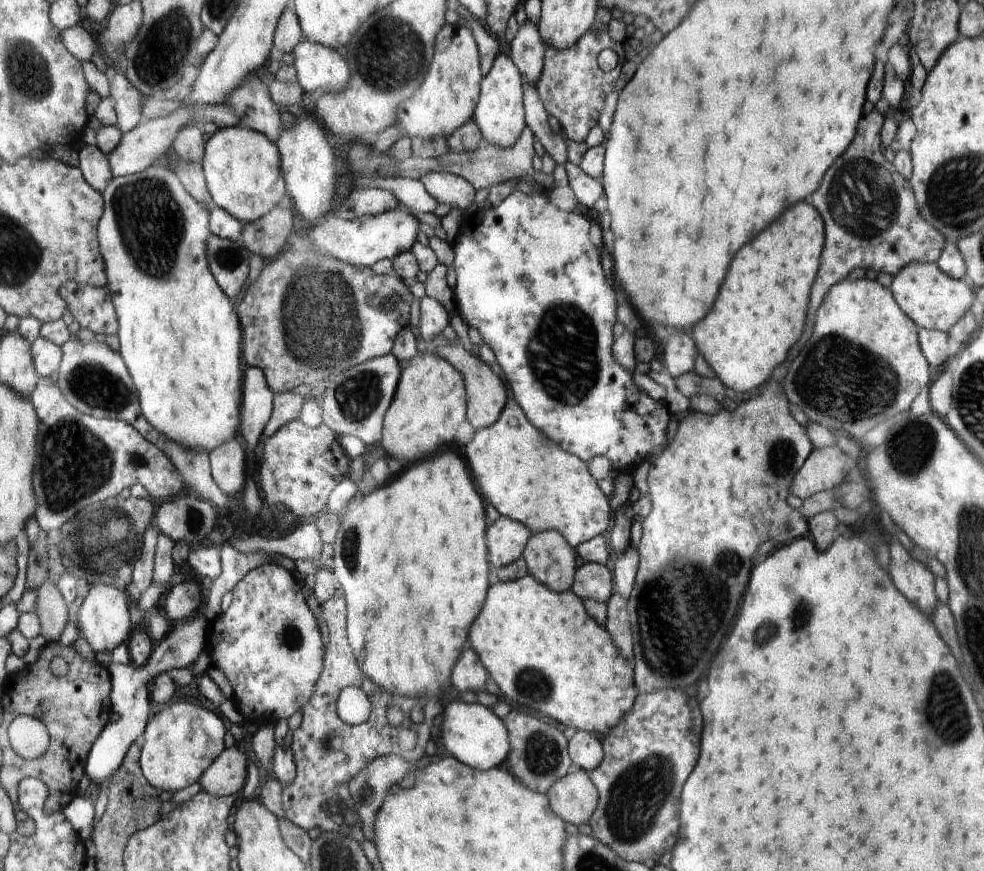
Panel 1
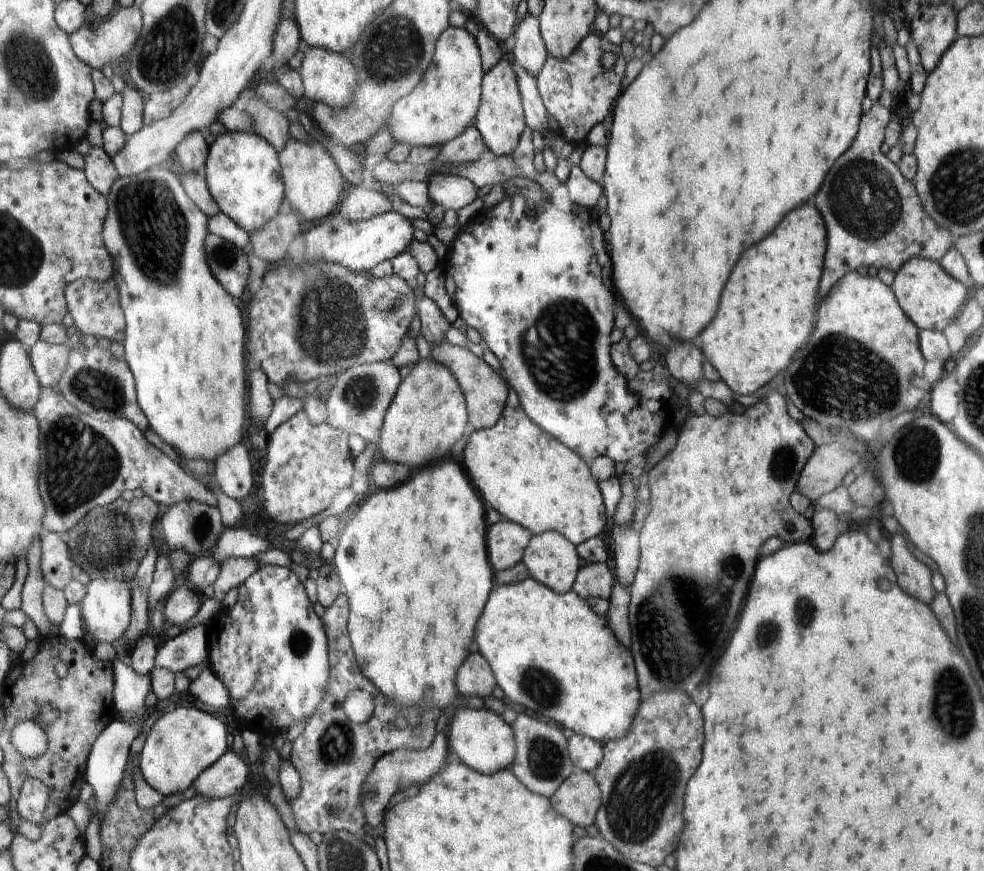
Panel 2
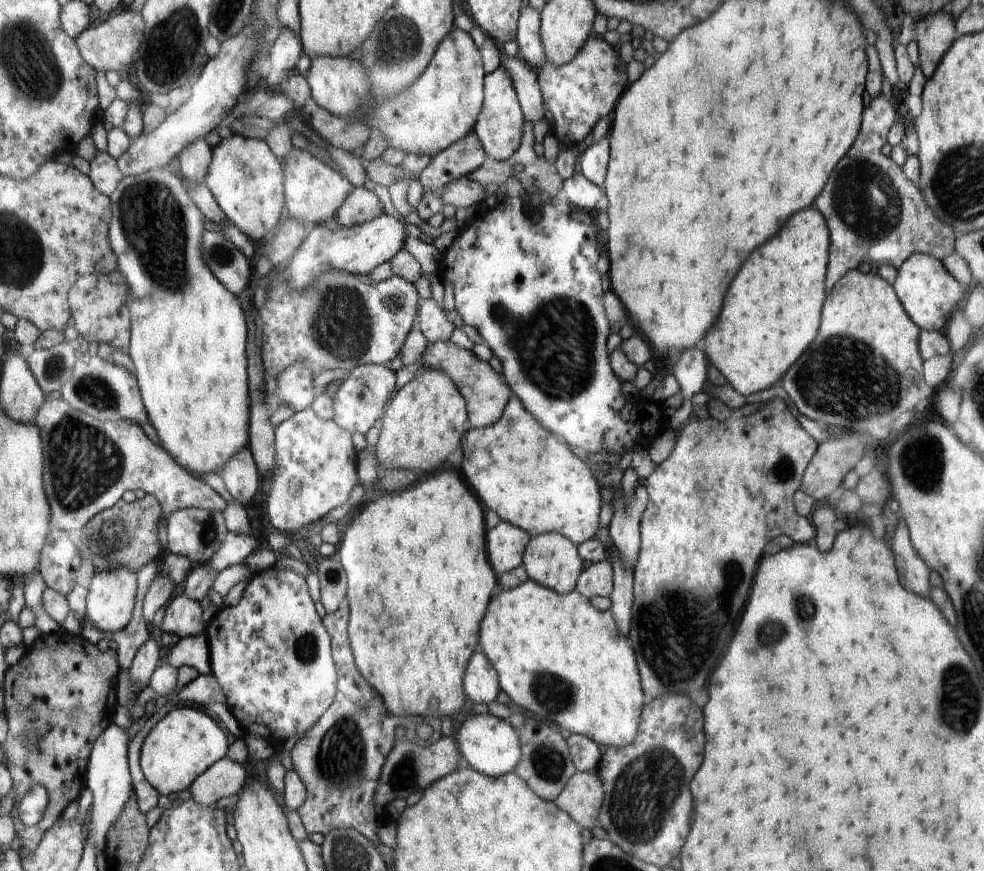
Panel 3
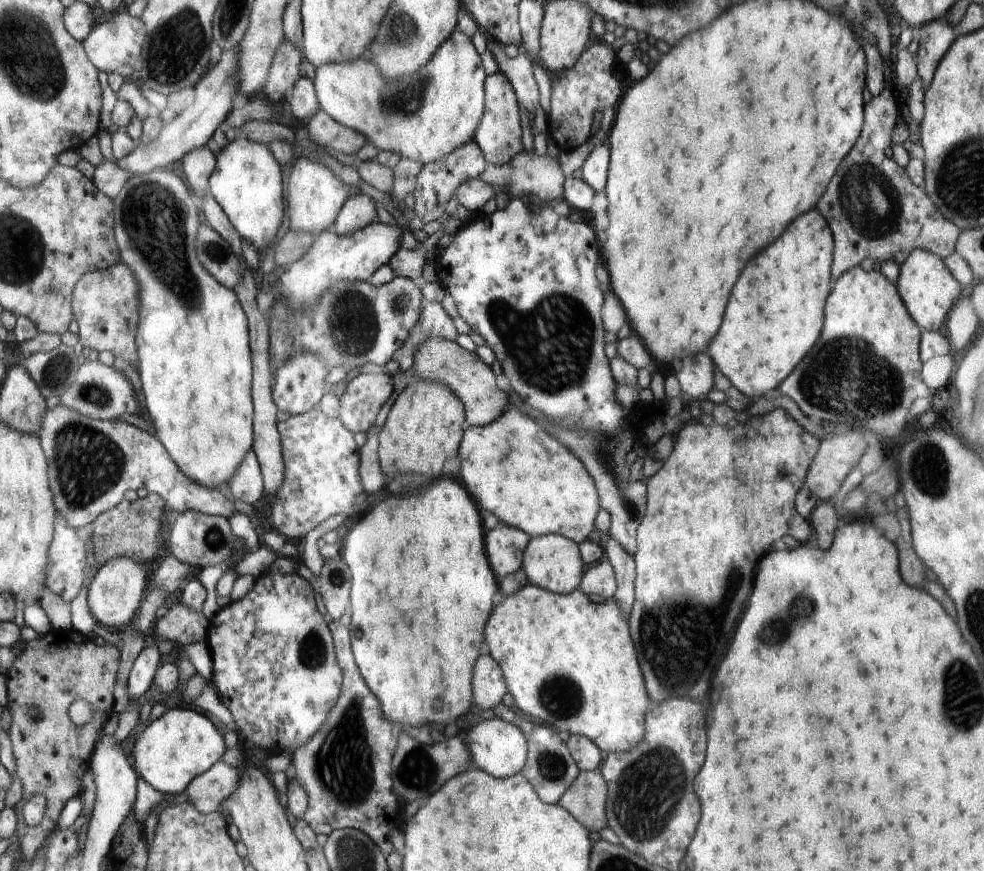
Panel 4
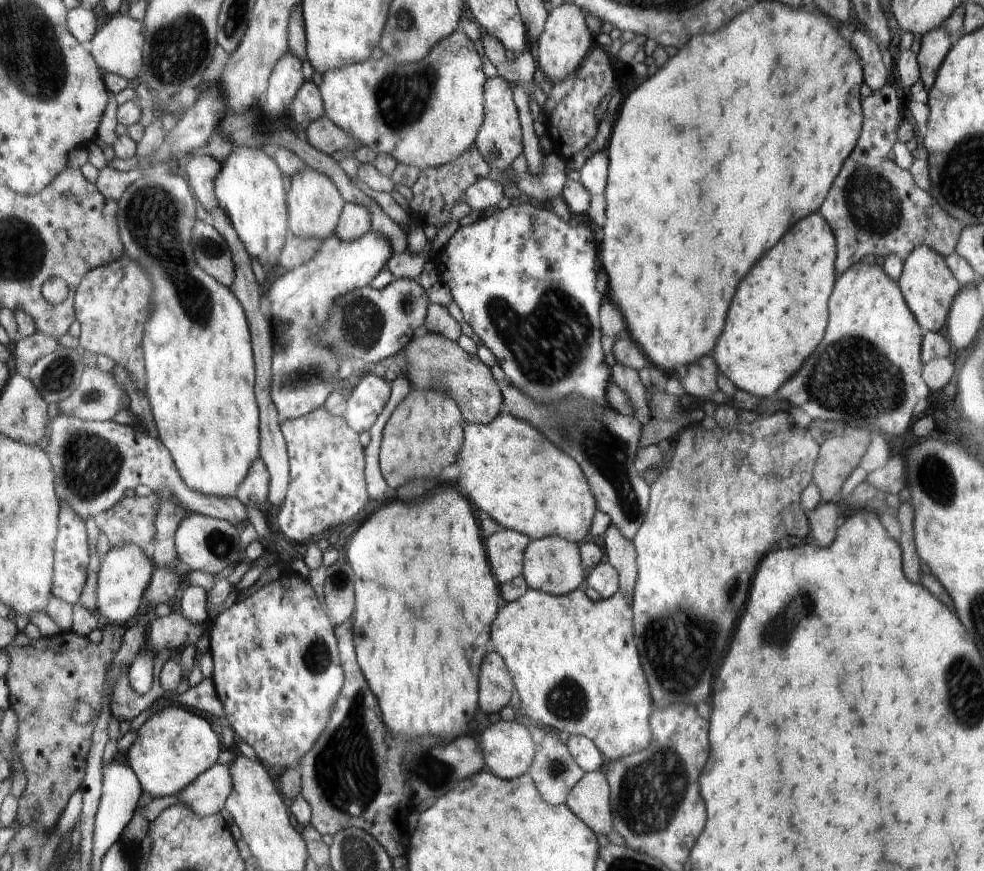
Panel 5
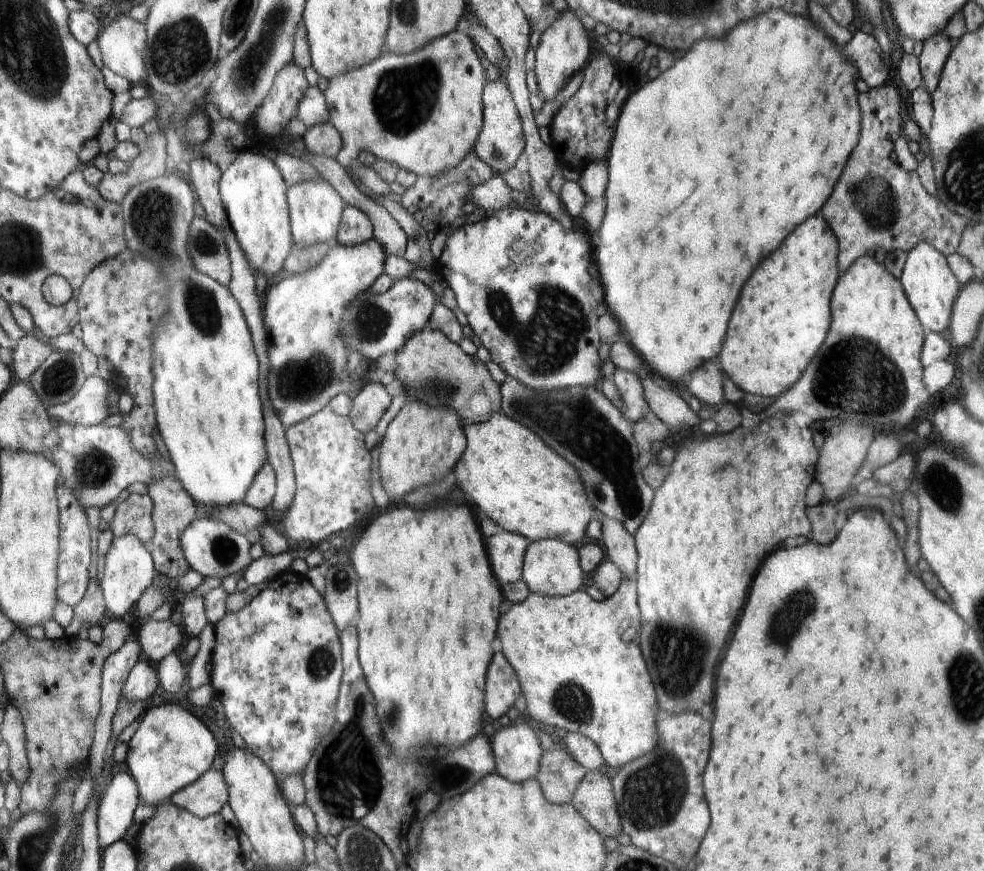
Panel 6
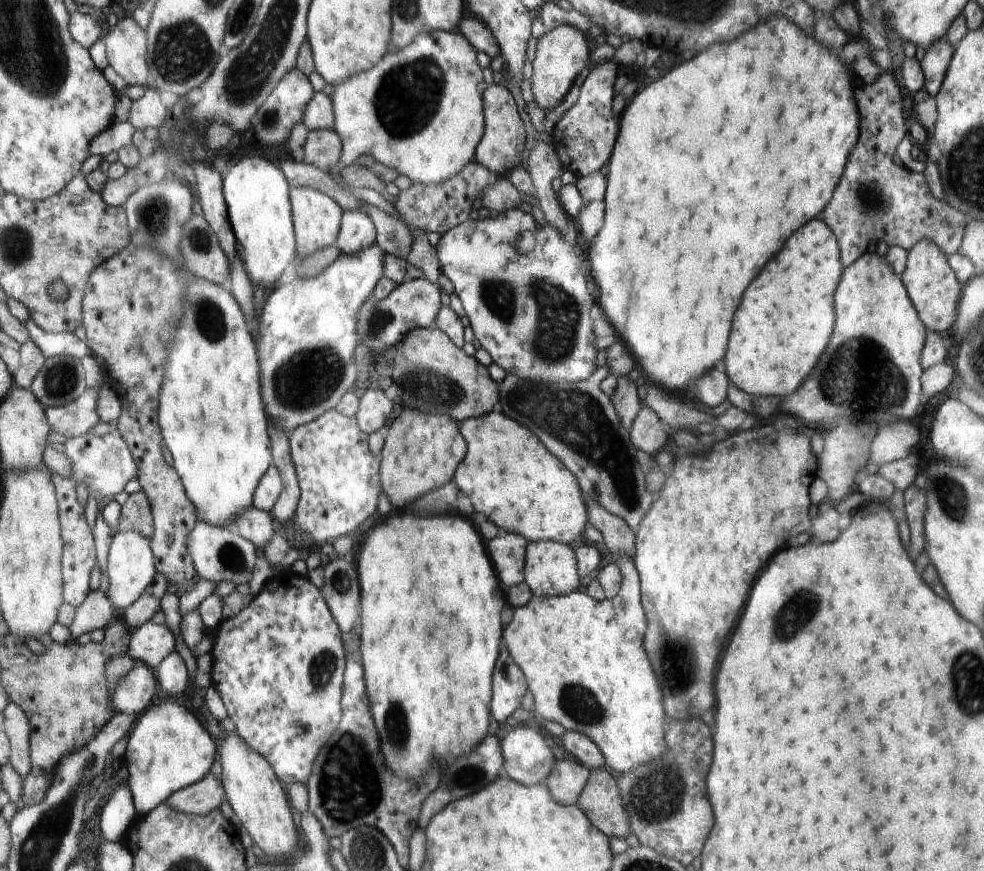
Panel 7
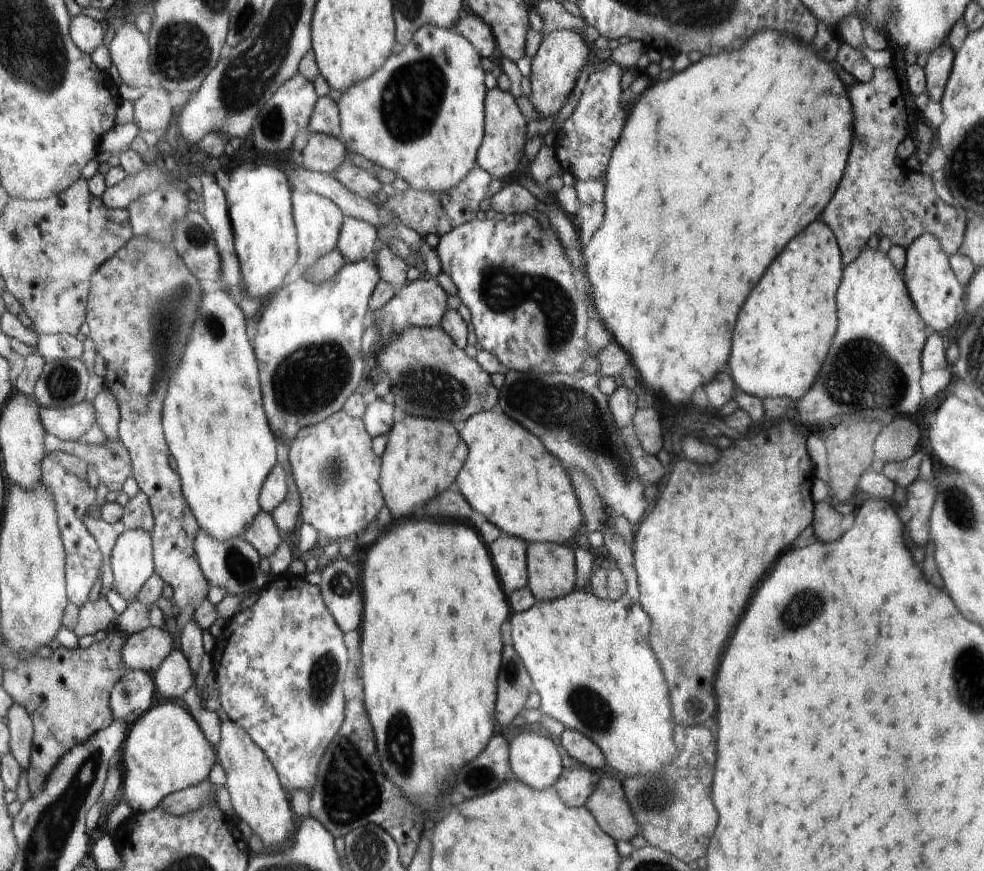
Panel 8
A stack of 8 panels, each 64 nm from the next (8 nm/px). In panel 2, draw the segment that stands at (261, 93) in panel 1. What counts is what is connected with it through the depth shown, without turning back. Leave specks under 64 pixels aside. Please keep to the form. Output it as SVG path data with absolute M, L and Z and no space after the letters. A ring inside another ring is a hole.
M245 91L237 107L248 113L255 120L255 133L267 139L277 151L284 150L284 147L291 140L289 134L289 120L284 114L266 106L262 100L255 96L254 91Z

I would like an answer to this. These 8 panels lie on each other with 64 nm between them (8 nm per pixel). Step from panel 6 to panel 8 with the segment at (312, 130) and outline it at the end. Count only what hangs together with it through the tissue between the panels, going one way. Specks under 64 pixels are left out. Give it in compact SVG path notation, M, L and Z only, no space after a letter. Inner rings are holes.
M311 133L302 150L301 166L317 173L334 174L347 159L342 140L322 133Z

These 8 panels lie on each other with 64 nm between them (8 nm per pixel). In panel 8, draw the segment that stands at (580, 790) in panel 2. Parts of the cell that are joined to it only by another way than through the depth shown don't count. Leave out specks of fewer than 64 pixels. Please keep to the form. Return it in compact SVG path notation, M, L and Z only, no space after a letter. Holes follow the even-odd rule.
M603 772L600 773L599 784L596 785L586 808L591 810L599 825L615 838L616 842L631 842L643 829L635 811L631 809L631 803L622 792L622 784L618 786L618 780L614 780L612 776L604 776Z

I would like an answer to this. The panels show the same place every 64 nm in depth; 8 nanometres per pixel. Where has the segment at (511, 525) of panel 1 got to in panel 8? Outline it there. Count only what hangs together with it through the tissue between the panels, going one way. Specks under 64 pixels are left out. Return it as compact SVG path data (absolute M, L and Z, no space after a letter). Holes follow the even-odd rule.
M502 533L488 550L492 550L492 558L496 558L496 566L500 568L500 578L504 578L504 590L508 590L508 594L526 587L529 576L526 574L524 539Z

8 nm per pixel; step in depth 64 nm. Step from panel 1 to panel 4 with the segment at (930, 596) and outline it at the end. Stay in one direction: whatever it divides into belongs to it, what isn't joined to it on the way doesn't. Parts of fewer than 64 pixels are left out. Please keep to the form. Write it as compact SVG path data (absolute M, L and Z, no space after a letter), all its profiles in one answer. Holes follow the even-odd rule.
M906 506L895 509L901 530L896 540L896 546L900 546L900 570L904 570L904 582L910 586L922 586L924 582L924 563L918 560L912 544L911 522Z

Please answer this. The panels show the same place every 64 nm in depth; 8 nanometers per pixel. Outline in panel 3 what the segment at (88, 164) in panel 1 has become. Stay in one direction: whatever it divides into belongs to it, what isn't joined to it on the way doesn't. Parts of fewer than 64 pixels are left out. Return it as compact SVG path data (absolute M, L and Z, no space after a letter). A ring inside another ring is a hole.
M99 152L91 162L92 172L89 174L95 185L104 194L111 197L120 183L126 178L125 172L120 168L117 158L110 152Z

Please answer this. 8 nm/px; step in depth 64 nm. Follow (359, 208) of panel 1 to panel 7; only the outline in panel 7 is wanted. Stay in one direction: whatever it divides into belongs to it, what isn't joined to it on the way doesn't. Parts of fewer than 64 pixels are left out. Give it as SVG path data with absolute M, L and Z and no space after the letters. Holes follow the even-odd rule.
M343 211L342 228L334 246L341 253L353 255L375 244L375 226L371 218L359 211Z

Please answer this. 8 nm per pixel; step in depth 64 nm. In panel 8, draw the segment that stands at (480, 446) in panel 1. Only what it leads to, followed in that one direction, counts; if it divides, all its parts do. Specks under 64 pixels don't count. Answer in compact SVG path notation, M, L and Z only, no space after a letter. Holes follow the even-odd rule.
M480 411L464 424L460 434L472 446L472 454L456 484L476 512L484 512L486 520L506 535L529 543L564 545L574 536L583 513L577 492L568 470L540 438L500 411Z

